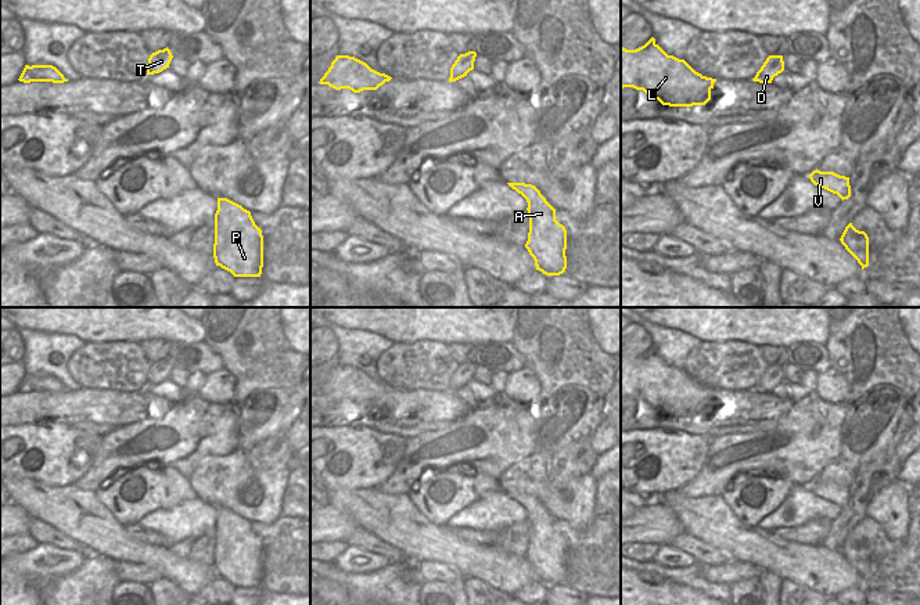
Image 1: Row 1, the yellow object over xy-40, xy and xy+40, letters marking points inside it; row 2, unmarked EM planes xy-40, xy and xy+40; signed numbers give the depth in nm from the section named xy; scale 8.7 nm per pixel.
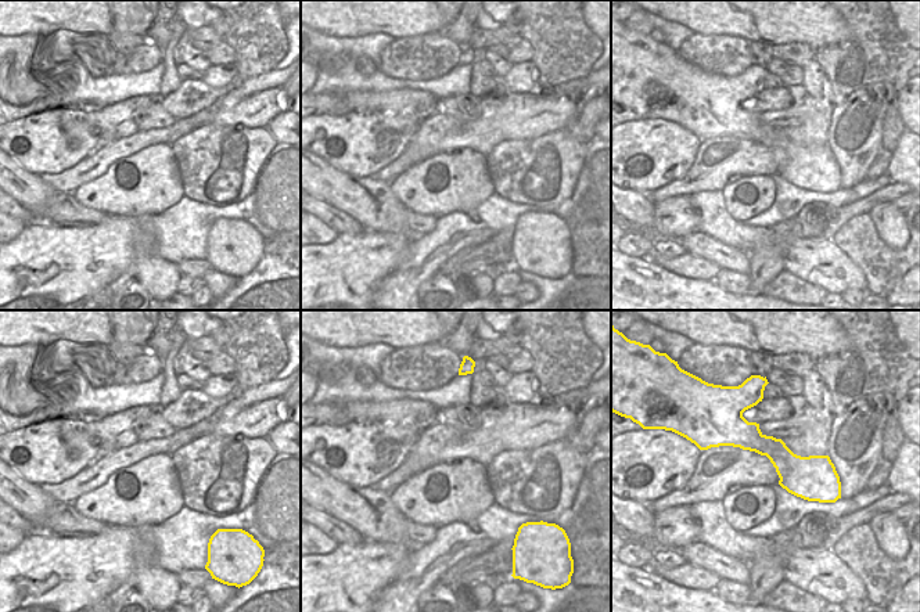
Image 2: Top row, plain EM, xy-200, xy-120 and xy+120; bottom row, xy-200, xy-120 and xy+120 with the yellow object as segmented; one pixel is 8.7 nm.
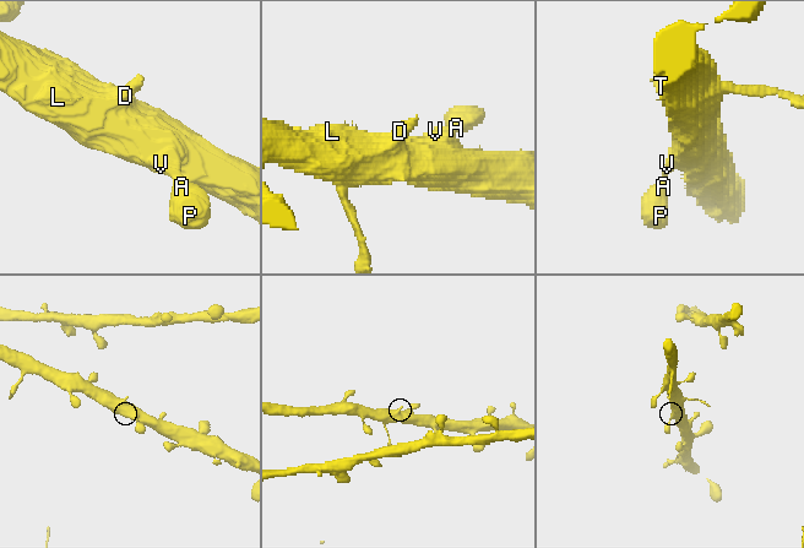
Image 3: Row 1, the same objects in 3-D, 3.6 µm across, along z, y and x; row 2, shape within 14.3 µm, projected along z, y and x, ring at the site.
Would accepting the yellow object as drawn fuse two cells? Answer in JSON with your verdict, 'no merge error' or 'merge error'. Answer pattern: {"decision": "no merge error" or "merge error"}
{"decision": "no merge error"}

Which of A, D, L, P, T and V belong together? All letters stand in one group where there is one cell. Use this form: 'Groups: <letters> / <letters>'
Groups: A D L P T V

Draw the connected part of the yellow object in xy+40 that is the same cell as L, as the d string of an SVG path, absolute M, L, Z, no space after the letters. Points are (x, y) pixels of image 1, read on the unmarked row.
M654 347L636 360L621 357L621 399L643 400L662 415L705 415L715 392L696 382L684 370L668 365Z

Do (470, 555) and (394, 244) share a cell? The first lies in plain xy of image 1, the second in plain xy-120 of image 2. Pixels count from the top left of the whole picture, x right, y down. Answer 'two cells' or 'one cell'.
two cells

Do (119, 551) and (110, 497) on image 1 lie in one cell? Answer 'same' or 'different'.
different

